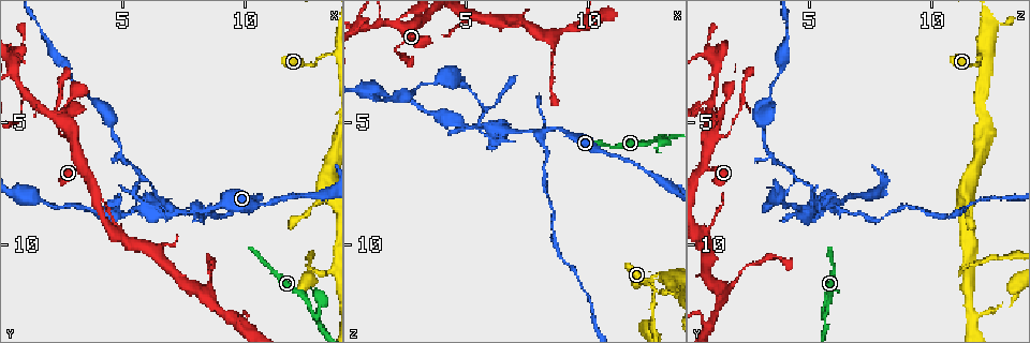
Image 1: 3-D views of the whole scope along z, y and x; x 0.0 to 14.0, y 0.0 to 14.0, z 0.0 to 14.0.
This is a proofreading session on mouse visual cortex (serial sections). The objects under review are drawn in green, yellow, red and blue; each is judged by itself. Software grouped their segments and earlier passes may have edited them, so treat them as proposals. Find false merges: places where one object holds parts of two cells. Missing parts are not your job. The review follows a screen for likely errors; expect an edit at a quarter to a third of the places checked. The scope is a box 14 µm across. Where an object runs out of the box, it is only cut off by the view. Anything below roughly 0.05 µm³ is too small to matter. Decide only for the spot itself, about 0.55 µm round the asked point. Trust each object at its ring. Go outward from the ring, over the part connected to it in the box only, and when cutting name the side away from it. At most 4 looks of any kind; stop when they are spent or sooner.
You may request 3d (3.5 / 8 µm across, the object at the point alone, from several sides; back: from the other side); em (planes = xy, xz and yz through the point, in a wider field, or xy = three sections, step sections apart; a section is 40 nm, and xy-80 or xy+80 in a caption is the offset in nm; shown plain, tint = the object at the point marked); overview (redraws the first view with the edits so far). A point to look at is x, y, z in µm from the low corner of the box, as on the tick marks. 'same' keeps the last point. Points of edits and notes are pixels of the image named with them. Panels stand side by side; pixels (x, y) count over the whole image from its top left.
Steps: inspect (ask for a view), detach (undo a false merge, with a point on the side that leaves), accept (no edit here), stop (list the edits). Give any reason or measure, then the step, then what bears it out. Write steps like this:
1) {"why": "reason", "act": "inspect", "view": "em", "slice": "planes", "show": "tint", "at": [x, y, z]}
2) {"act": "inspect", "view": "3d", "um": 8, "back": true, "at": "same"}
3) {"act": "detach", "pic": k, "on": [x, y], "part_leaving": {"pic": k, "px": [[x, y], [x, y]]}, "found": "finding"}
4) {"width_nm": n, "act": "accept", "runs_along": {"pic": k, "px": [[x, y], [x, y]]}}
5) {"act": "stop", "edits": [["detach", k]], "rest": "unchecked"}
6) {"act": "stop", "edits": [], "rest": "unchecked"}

{"why": "abrupt turn", "act": "inspect", "view": "3d", "um": 8, "at": [1.4, 4.3, 1.1]}

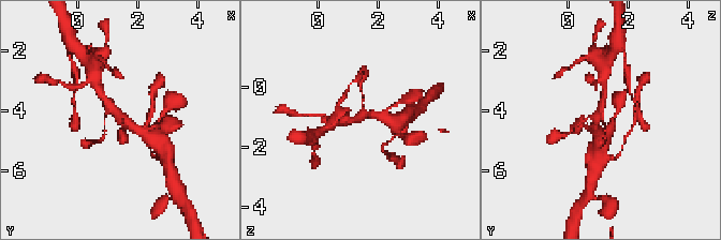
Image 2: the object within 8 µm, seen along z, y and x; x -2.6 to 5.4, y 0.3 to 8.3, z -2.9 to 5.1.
{"act": "inspect", "view": "em", "slice": "xy", "step": 2, "show": "tint", "at": [1.5, 4.3, 1.0]}

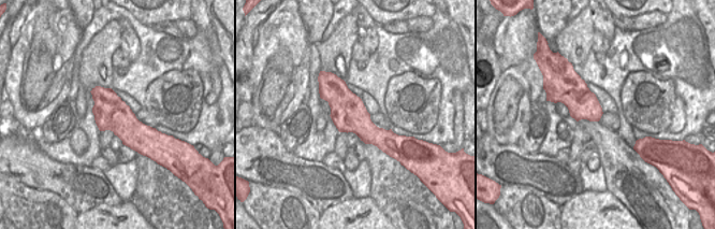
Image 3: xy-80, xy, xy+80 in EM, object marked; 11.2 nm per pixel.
{"act": "accept", "found": "one cell here"}

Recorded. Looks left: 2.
{"why": "three arms meet", "act": "inspect", "view": "3d", "um": 3.5, "at": [8.1, 8.7, 5.3]}

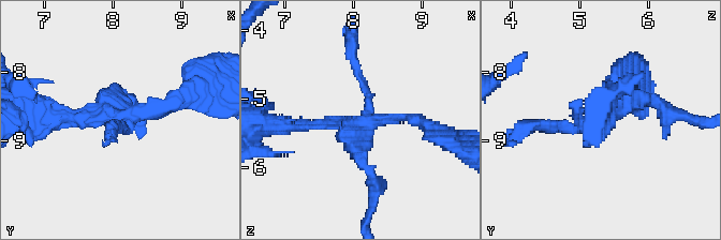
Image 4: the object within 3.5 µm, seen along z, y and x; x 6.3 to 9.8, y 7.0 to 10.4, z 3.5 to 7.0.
{"act": "inspect", "view": "em", "slice": "planes", "show": "tint", "at": [8.20, 8.65, 5.35]}

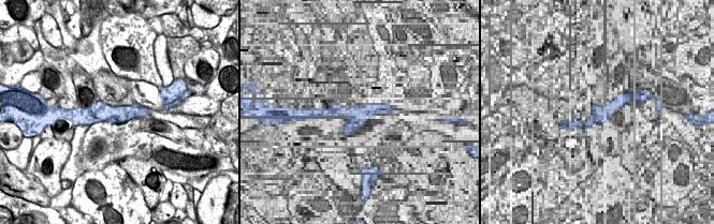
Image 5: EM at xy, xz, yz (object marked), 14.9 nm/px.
{"act": "detach", "pic": 4, "on": [362, 162], "part_leaving": {"pic": 4, "px": [[366, 128], [372, 210]]}, "found": "two cells meet here"}

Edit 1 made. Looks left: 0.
{"act": "stop", "edits": [["detach", 4]], "rest": "unchecked"}

